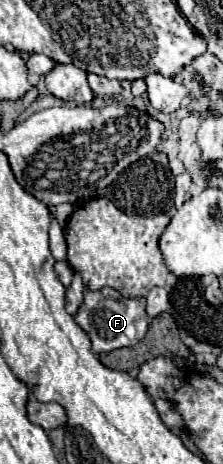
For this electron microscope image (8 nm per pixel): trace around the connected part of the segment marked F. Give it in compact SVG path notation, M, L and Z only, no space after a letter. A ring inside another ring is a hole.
M102 287L100 291L84 289L84 301L74 315L74 321L86 331L92 341L92 353L106 353L120 347L136 345L146 329L148 329L148 315L146 315L146 299L124 299L120 291L112 291L112 287Z

